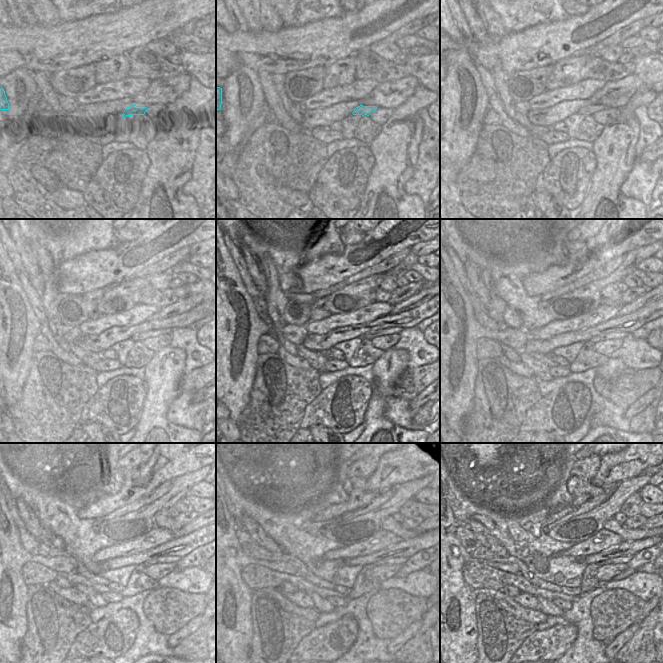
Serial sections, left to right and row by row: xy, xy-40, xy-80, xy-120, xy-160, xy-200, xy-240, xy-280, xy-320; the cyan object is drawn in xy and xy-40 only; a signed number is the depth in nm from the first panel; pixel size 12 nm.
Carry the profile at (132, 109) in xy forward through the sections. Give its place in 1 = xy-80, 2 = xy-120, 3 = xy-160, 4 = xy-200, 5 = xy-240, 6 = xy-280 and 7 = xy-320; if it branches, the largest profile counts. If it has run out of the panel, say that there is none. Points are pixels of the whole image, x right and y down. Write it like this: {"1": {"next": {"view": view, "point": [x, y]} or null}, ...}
{"1": {"next": {"view": "xy-80", "point": [590, 110]}}, "2": {"next": {"view": "xy-120", "point": [142, 336]}}, "3": {"next": {"view": "xy-160", "point": [370, 335]}}, "4": {"next": {"view": "xy-200", "point": [615, 335]}}, "5": {"next": {"view": "xy-240", "point": [167, 559]}}, "6": {"next": {"view": "xy-280", "point": [392, 560]}}, "7": {"next": {"view": "xy-320", "point": [621, 559]}}}

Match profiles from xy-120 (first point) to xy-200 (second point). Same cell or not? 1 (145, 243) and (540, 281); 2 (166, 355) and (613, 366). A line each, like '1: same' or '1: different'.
1: same
2: same

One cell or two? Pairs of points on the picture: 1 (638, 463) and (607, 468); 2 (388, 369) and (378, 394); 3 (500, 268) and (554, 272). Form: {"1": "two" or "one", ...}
{"1": "one", "2": "one", "3": "two"}

